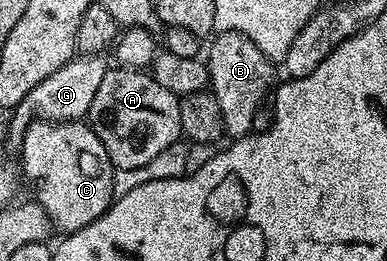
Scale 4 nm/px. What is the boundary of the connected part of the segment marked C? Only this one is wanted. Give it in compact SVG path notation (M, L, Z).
M35 119L24 132L18 155L24 163L23 179L25 176L30 183L36 184L34 200L49 215L57 233L77 232L90 226L90 222L102 218L112 204L116 173L106 154L106 146L102 146L98 134L94 134L87 123Z

